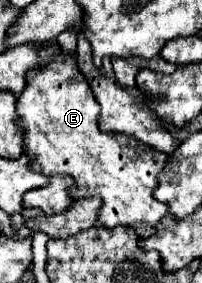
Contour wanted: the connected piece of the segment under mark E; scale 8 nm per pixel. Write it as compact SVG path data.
M58 56L58 60L54 60L46 68L30 72L26 88L20 94L16 108L20 116L20 126L26 132L26 138L24 138L26 154L32 160L34 172L42 172L44 176L70 174L76 180L76 184L70 188L74 198L100 198L102 200L98 220L104 228L130 226L138 232L140 238L154 236L156 224L160 222L164 214L168 214L168 206L154 198L154 190L158 188L158 174L164 170L168 156L162 152L154 152L154 148L146 148L144 144L138 144L138 140L126 134L102 132L98 128L100 104L94 100L94 94L90 92L90 86L86 84L84 76L76 68L74 58Z

